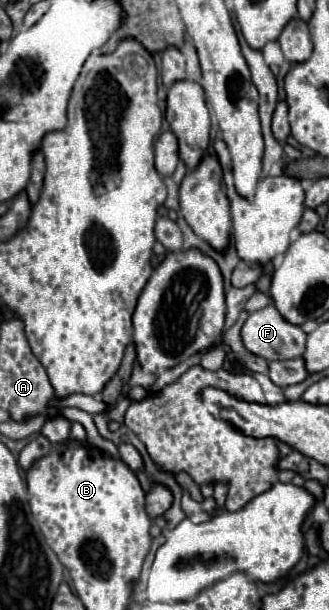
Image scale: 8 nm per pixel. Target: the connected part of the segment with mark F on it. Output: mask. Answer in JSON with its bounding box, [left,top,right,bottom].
[242,304,306,362]

